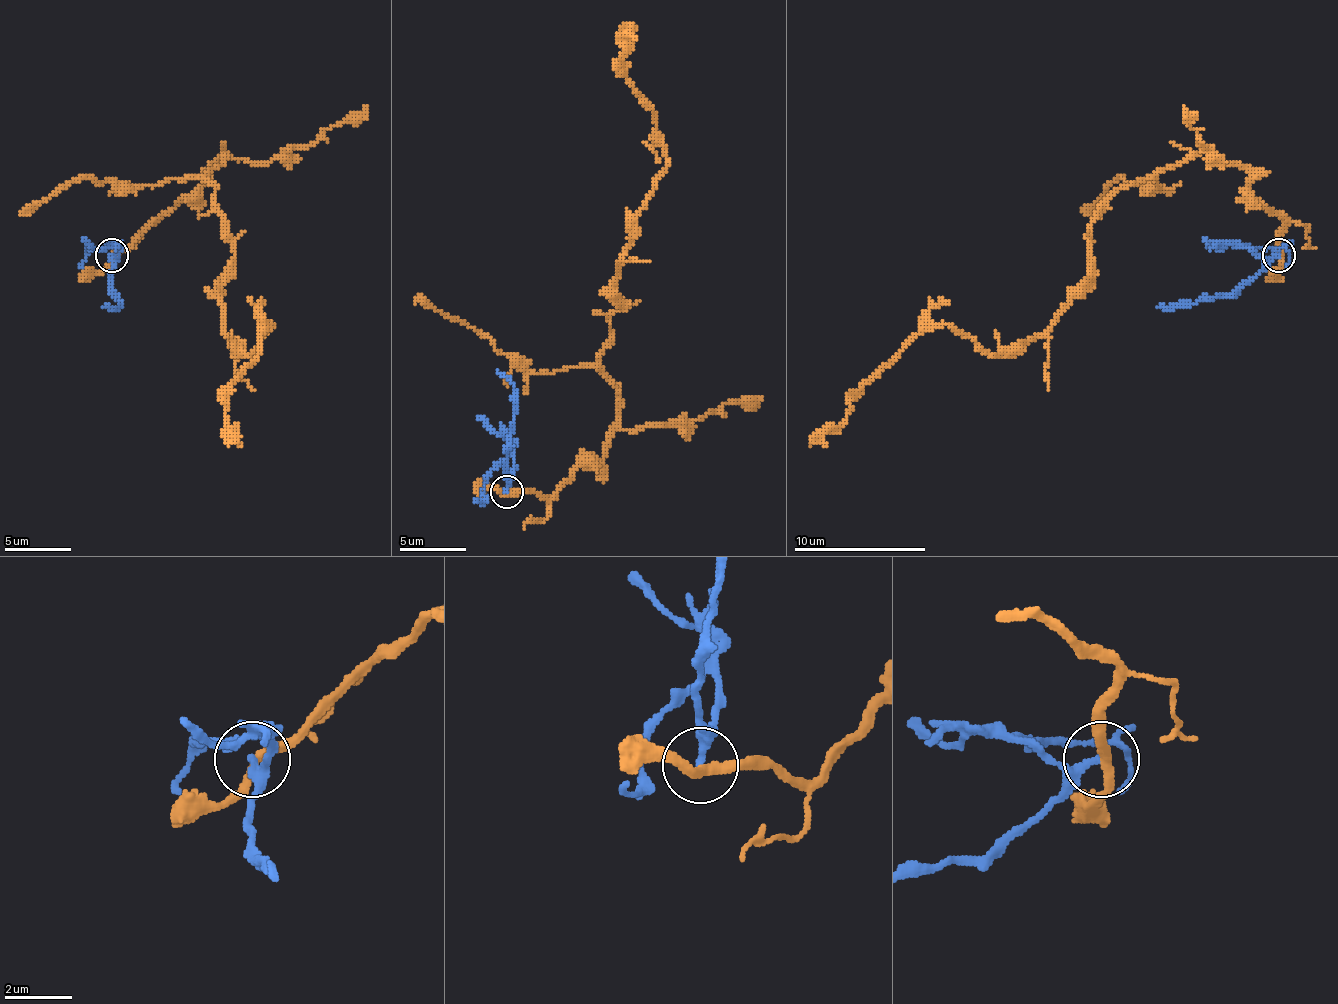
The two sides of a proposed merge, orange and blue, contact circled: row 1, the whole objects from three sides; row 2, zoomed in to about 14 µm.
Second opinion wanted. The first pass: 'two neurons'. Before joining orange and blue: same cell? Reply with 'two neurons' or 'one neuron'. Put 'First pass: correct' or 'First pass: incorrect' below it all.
two neurons
First pass: correct

